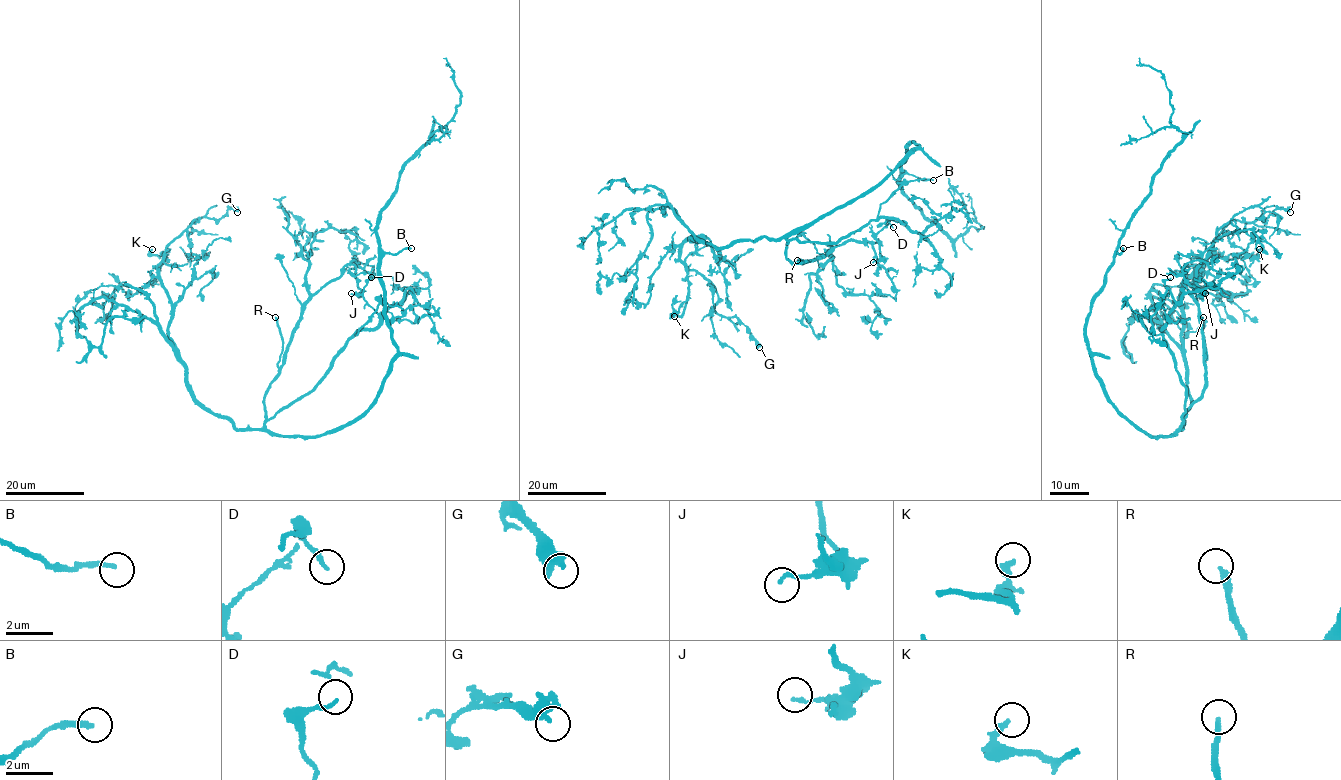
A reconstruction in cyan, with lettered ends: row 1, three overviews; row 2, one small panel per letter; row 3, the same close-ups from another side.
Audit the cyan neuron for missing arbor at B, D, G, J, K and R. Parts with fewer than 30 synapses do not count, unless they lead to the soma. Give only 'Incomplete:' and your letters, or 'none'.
Incomplete: B, R

